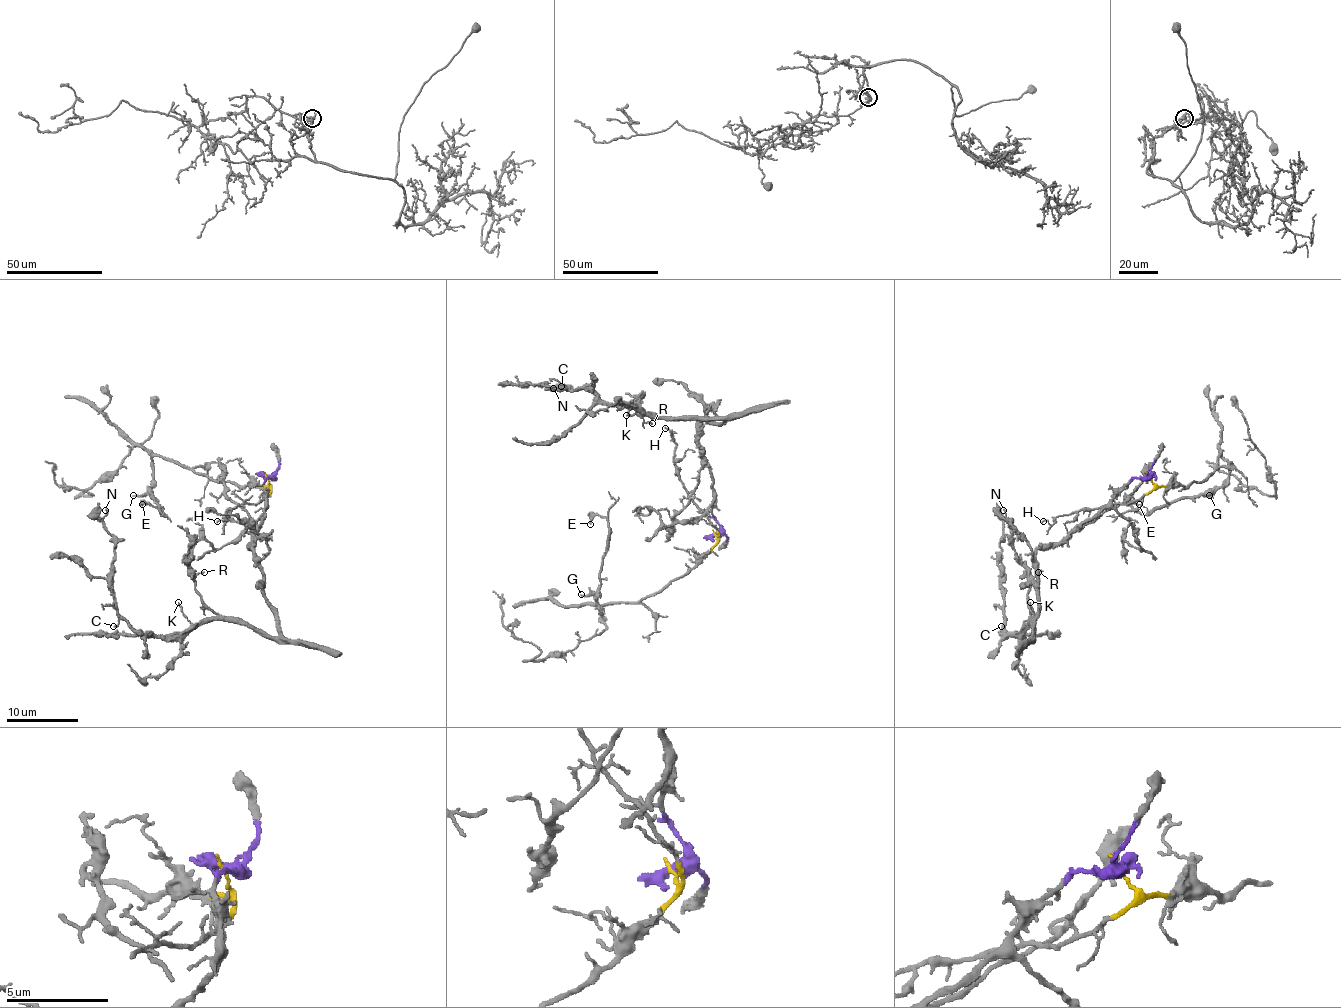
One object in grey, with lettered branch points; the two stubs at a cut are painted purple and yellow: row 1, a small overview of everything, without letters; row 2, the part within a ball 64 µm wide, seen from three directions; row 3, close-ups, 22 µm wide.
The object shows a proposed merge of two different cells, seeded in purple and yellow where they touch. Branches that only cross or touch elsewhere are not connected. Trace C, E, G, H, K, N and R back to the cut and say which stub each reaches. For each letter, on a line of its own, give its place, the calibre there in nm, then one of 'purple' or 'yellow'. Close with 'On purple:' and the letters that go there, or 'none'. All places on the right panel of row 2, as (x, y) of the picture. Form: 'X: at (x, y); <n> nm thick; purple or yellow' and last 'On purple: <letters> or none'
C: at (1001, 626); 160 nm thick; purple
E: at (1139, 504); 240 nm thick; yellow
G: at (1209, 495); 150 nm thick; yellow
H: at (1043, 521); 120 nm thick; yellow
K: at (1030, 602); 120 nm thick; purple
N: at (1003, 510); 150 nm thick; purple
R: at (1038, 572); 130 nm thick; purple
On purple: C, K, N, R

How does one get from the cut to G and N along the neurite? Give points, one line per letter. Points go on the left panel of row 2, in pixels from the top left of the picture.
G: (267, 477), (267, 486), (235, 486), (217, 482), (158, 455), (152, 457), (152, 484), (144, 495), (133, 495)
N: (267, 477), (251, 547), (276, 637), (199, 620), (183, 631), (138, 633), (117, 610), (106, 509)

